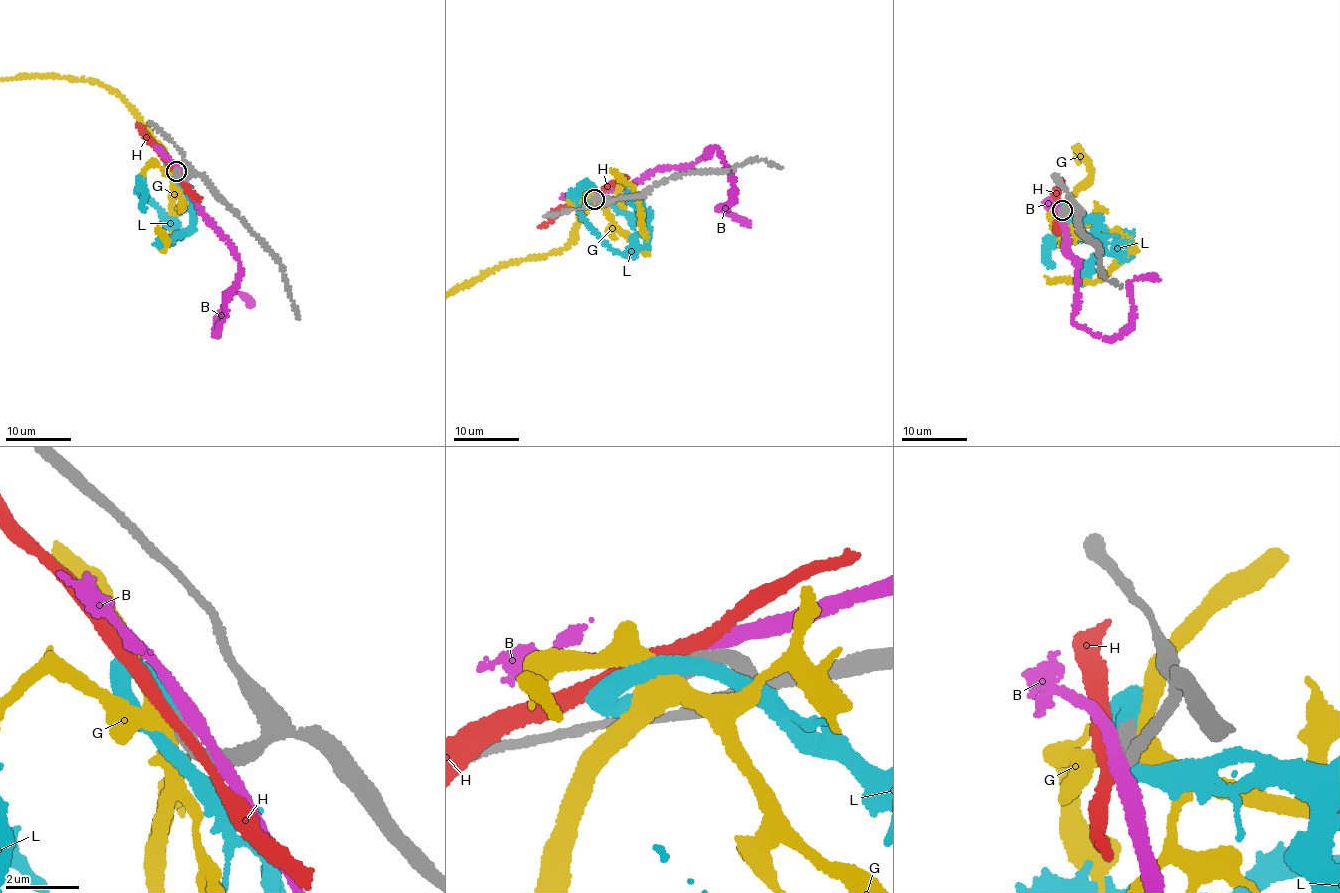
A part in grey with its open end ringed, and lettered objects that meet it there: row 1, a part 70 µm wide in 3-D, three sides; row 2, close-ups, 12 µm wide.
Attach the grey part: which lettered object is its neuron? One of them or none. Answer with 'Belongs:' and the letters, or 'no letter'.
Belongs: L

